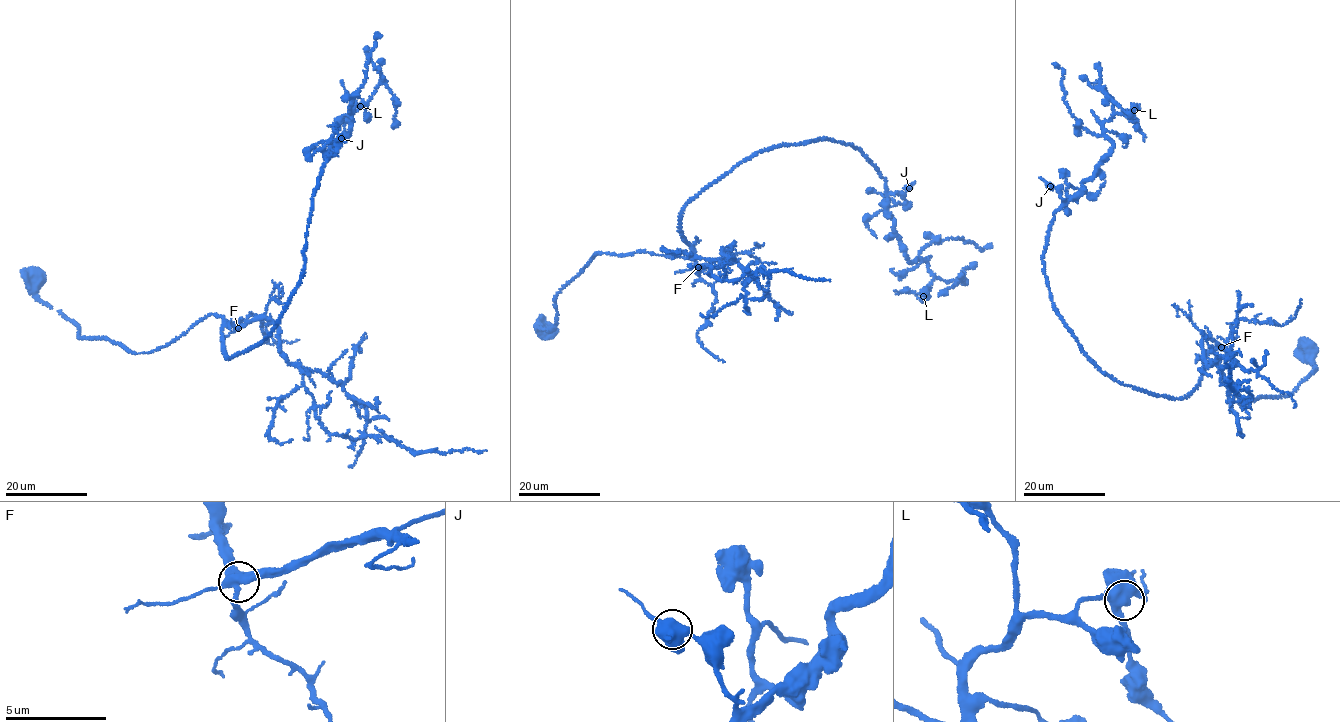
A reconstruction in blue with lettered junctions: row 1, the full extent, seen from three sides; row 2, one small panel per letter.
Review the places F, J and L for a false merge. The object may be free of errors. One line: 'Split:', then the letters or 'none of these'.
Split: none of these

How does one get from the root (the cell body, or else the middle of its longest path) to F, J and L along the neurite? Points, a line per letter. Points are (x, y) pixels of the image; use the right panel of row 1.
F: (1305, 350), (1315, 370), (1296, 389), (1260, 395), (1242, 406), (1210, 349), (1221, 347)
J: (1305, 350), (1296, 389), (1242, 406), (1212, 346), (1184, 397), (1107, 375), (1050, 295), (1050, 186)
L: (1305, 350), (1296, 389), (1242, 406), (1212, 346), (1179, 398), (1086, 357), (1044, 247), (1134, 110)

